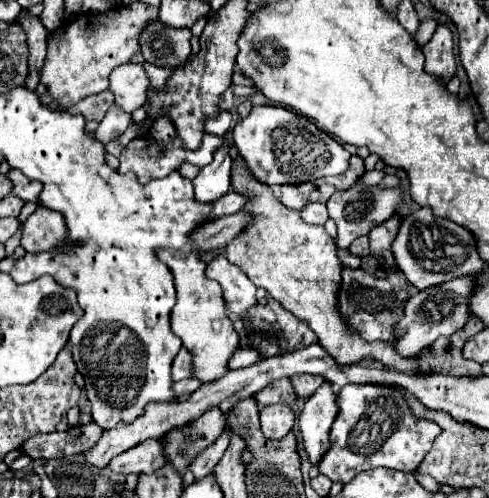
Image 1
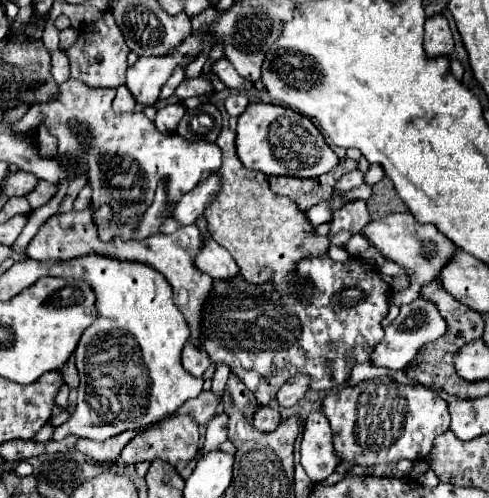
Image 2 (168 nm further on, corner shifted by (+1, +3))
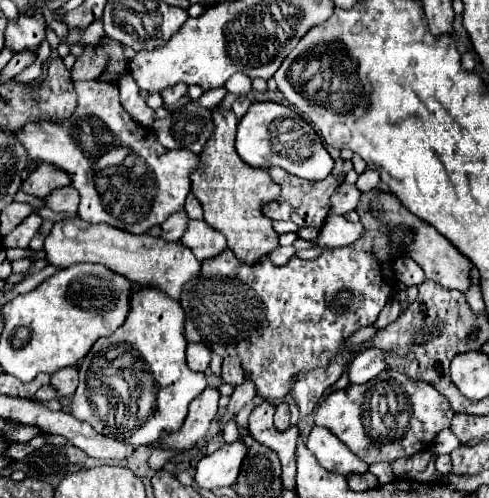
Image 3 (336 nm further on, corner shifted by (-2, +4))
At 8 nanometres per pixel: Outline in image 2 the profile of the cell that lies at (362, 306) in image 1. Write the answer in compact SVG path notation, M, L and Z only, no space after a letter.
M310 257L310 259L300 259L298 265L294 267L294 273L298 273L298 275L296 275L298 281L310 281L312 287L314 287L312 299L306 301L306 305L304 305L304 301L302 301L298 295L294 295L294 289L290 289L288 293L264 291L260 285L246 283L246 279L244 279L242 275L236 275L236 277L226 279L226 281L214 279L212 291L210 291L210 295L208 295L208 299L206 299L204 307L202 307L202 323L200 323L200 327L202 327L202 341L200 341L200 347L210 355L212 363L216 363L216 365L218 365L218 363L226 363L234 373L238 373L240 379L246 383L246 387L254 393L258 405L268 405L268 403L272 403L272 401L276 399L278 389L280 389L290 377L294 377L294 375L308 375L308 377L310 377L310 389L314 389L314 391L324 391L324 389L330 391L330 389L336 389L336 387L344 385L344 383L348 381L348 377L350 377L352 367L358 365L358 363L370 361L370 349L374 349L374 345L378 345L378 343L382 341L382 337L384 337L384 329L382 329L380 323L382 323L382 319L388 315L388 307L390 307L390 305L388 305L390 287L388 287L386 281L382 281L382 277L380 277L380 273L378 273L376 269L370 269L370 263L368 263L368 261L352 257L352 259L344 261L344 263L340 263L340 261L332 261L330 257Z

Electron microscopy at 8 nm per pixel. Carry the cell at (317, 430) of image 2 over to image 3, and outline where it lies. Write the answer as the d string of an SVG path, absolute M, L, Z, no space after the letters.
M315 426L307 438L307 448L315 454L319 466L327 472L343 476L349 472L367 472L367 464L353 456L353 452L349 452L349 448L345 448L345 444L341 444L327 428Z

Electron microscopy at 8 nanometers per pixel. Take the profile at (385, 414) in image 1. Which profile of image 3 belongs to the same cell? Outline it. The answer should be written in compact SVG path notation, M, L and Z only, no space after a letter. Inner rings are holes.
M387 372L365 384L351 384L331 392L315 412L315 424L329 428L363 462L391 462L431 448L435 436L451 426L451 410L445 396L433 386L413 380L401 372ZM383 398L383 402L381 402Z

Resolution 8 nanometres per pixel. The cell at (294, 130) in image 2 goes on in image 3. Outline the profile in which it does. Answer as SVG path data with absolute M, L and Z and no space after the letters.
M257 102L249 106L247 114L239 120L235 146L237 154L253 168L279 166L305 180L321 180L329 176L335 164L313 126L291 108L275 102Z

